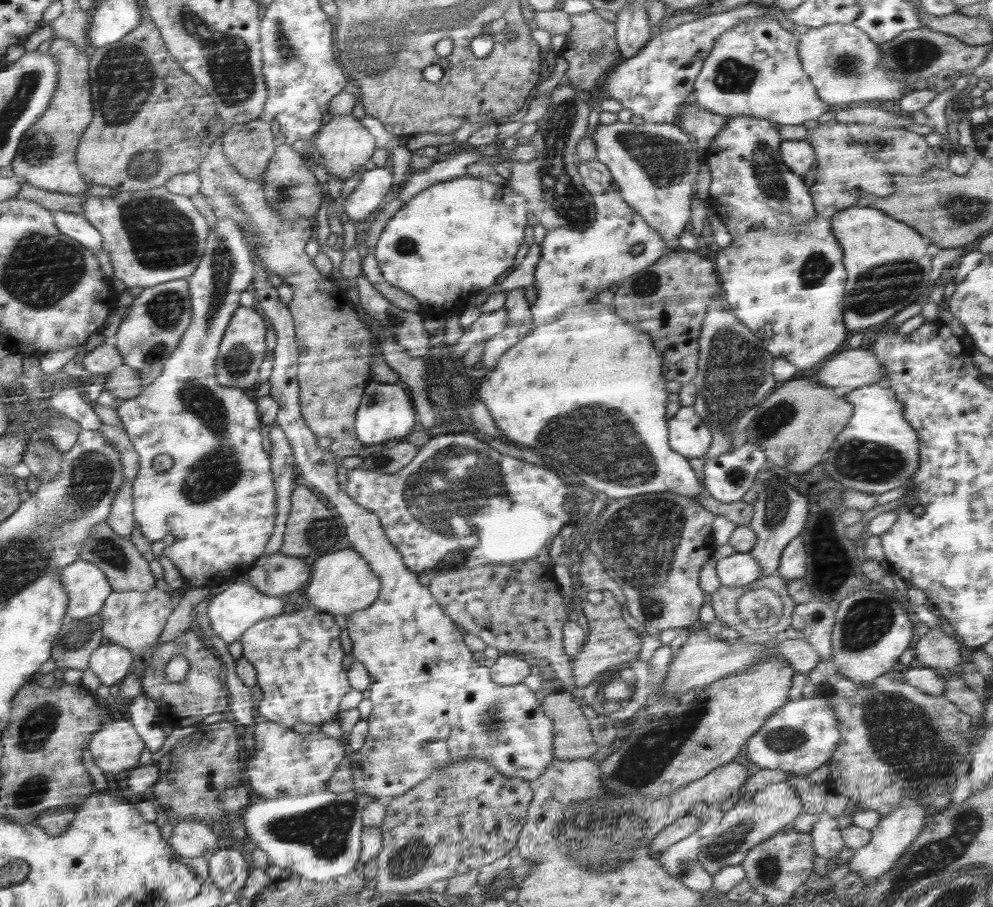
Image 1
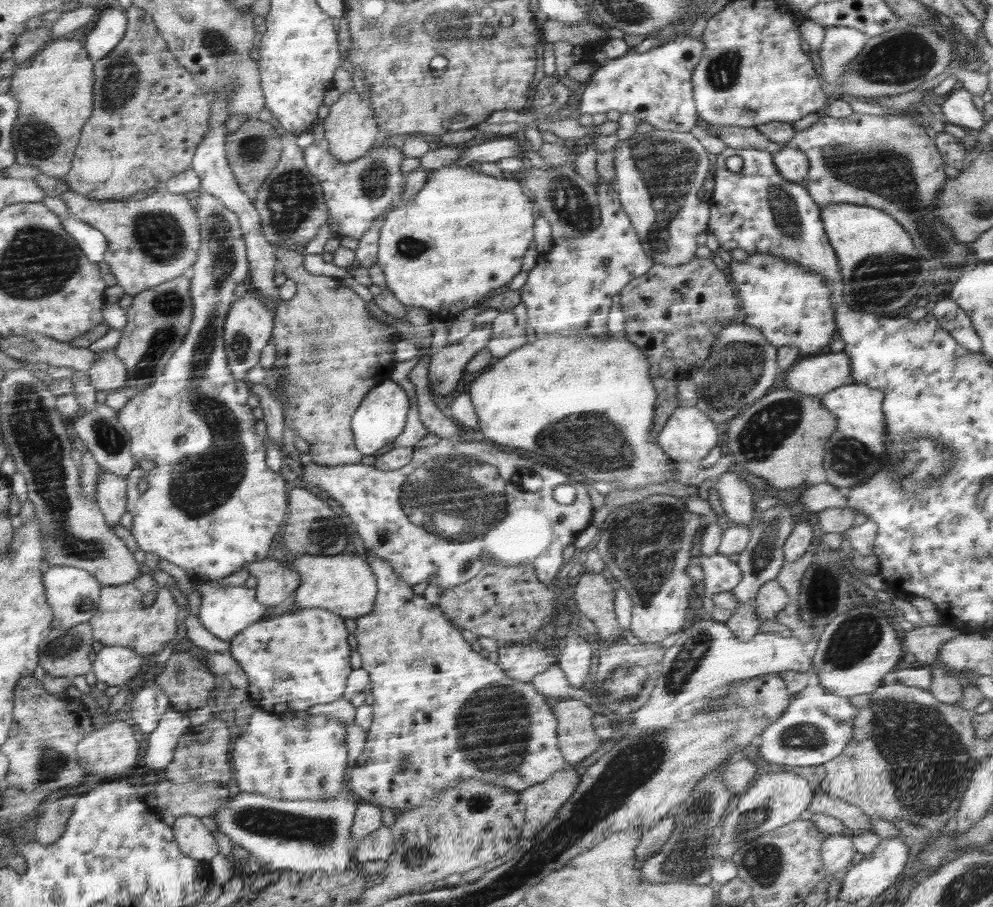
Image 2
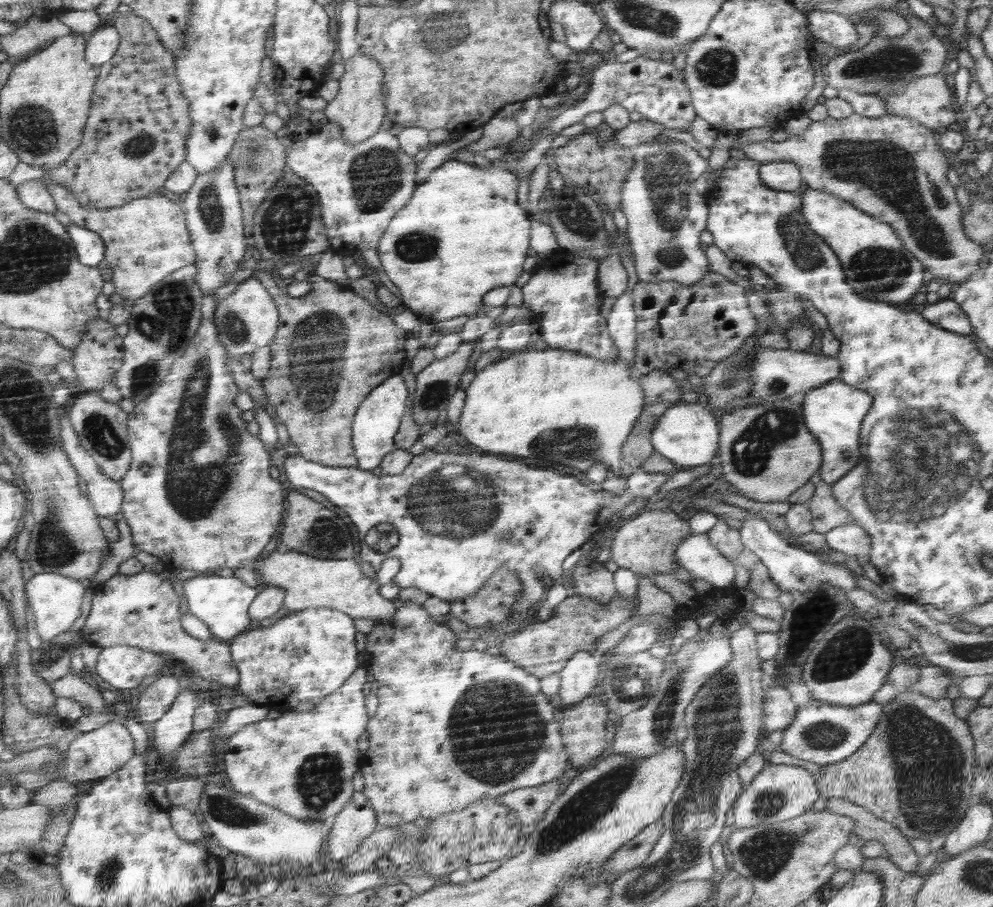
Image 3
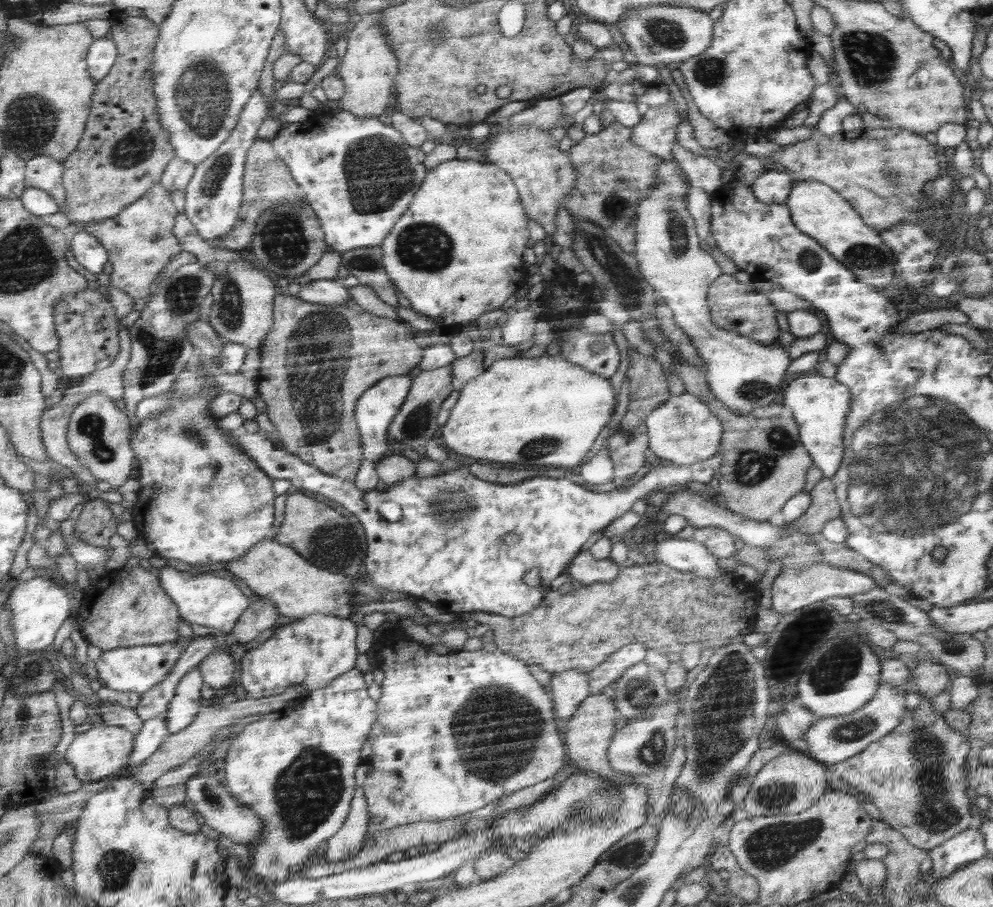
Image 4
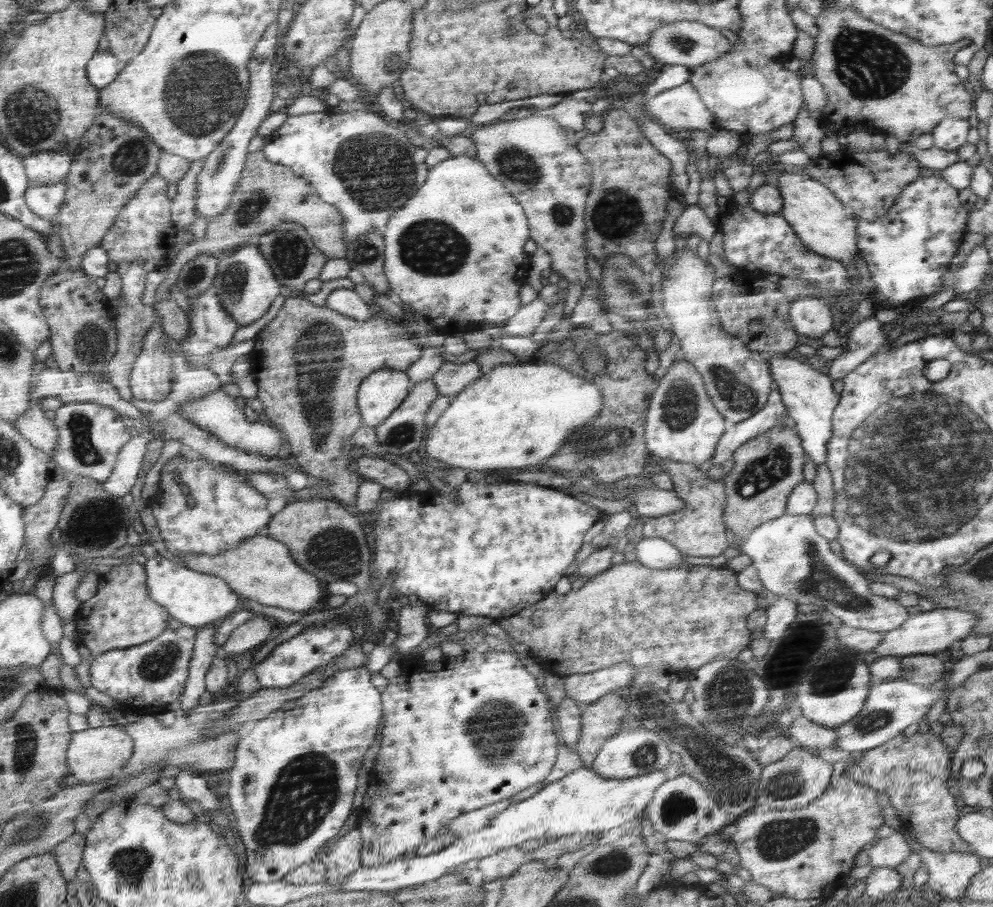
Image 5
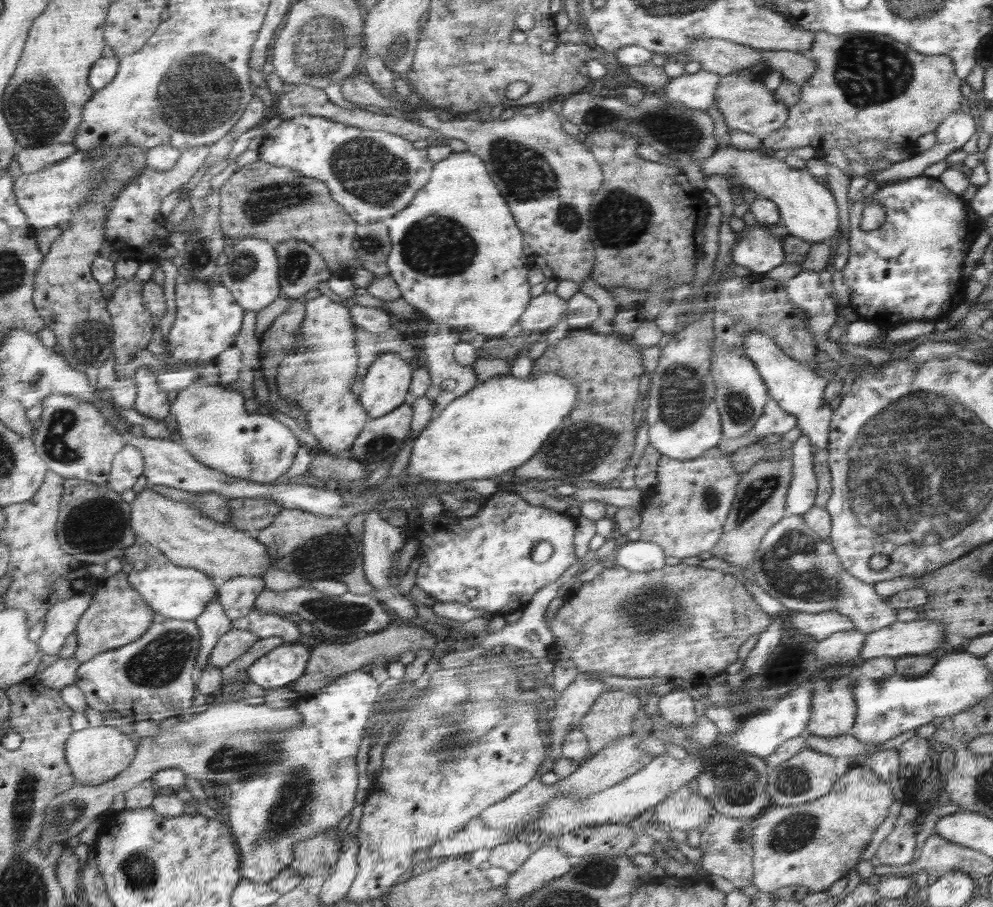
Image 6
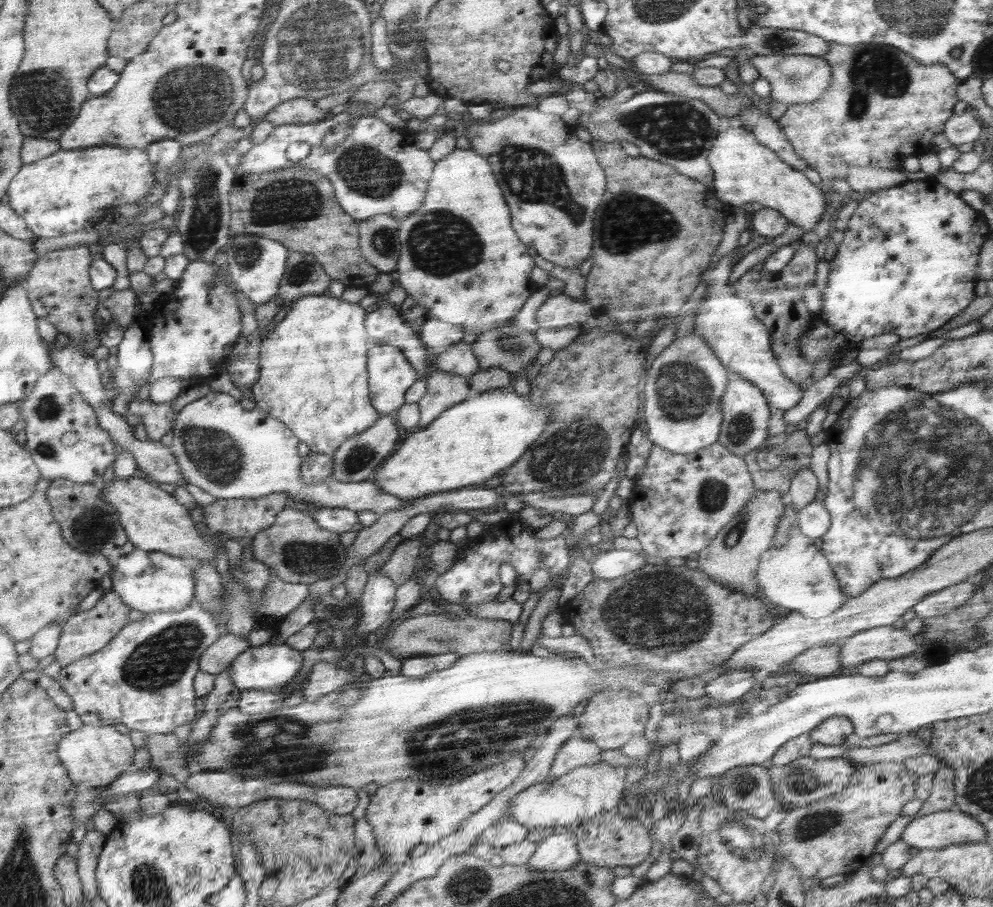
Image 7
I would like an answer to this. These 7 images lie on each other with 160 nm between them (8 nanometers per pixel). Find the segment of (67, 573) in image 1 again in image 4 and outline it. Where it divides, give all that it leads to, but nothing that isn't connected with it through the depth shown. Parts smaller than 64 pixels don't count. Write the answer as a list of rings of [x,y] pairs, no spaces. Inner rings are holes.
[[[33,578],[26,582],[18,583],[11,591],[5,602],[5,606],[11,612],[11,629],[14,633],[14,644],[19,650],[38,652],[51,651],[50,644],[54,642],[54,636],[62,622],[68,618],[68,612],[78,600],[82,598],[82,592],[68,592],[68,585],[63,580]]]

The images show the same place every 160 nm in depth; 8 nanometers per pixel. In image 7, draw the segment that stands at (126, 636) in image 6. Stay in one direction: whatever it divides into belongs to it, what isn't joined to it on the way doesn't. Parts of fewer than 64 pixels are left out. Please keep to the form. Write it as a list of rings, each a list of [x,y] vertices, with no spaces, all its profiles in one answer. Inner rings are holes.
[[[111,588],[104,593],[93,608],[74,614],[63,624],[58,646],[53,653],[55,662],[66,667],[71,665],[72,662],[79,661],[82,657],[98,653],[100,649],[106,648],[128,624],[131,624],[132,621],[128,618],[130,611],[131,607],[123,602],[122,595]]]

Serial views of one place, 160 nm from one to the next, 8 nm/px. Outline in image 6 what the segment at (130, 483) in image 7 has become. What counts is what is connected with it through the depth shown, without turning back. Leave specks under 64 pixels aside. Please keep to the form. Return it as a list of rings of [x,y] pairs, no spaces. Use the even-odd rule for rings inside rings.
[[[151,487],[136,493],[131,505],[131,528],[137,539],[163,551],[178,566],[197,568],[212,577],[251,576],[263,578],[266,569],[274,565],[266,543],[228,525],[204,518],[200,509],[186,501],[174,501],[156,493]]]

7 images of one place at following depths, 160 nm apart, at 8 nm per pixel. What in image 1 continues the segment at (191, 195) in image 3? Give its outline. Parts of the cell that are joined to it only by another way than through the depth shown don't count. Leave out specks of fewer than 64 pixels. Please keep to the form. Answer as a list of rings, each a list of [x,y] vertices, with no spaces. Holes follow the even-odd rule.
[[[228,217],[219,218],[215,223],[216,225],[212,229],[211,236],[207,238],[206,252],[203,254],[198,268],[196,268],[195,272],[188,278],[188,282],[190,282],[191,306],[193,307],[190,328],[183,334],[178,348],[174,350],[166,362],[162,374],[158,378],[155,378],[152,384],[142,388],[142,392],[140,392],[136,398],[120,401],[115,407],[118,412],[118,417],[120,417],[120,421],[122,421],[122,427],[124,427],[126,434],[130,436],[131,442],[134,444],[136,452],[139,452],[141,460],[141,469],[134,482],[132,482],[134,519],[141,534],[148,540],[162,540],[168,535],[172,535],[176,538],[176,541],[171,546],[164,548],[163,555],[172,560],[174,566],[180,571],[183,578],[182,588],[184,588],[184,590],[198,588],[198,586],[215,587],[223,582],[234,582],[238,576],[246,574],[246,572],[248,572],[248,566],[250,566],[252,562],[255,562],[258,556],[262,557],[262,552],[265,551],[266,544],[268,544],[268,540],[272,537],[277,515],[276,489],[273,474],[270,474],[270,456],[268,456],[268,454],[264,452],[264,448],[262,448],[260,418],[258,418],[258,414],[256,414],[256,404],[244,394],[244,390],[241,388],[224,388],[224,386],[220,386],[215,375],[215,364],[219,358],[219,346],[222,344],[223,334],[226,332],[226,328],[230,324],[232,316],[234,316],[240,306],[240,304],[238,304],[240,292],[244,292],[244,290],[250,286],[252,278],[255,278],[254,270],[252,270],[253,256],[250,256],[249,244],[244,242],[245,236],[242,236],[240,227]],[[162,454],[170,455],[174,464],[172,464],[172,468],[168,468],[168,470],[164,470],[164,472],[156,472],[152,467],[152,462],[154,462],[156,456]]]

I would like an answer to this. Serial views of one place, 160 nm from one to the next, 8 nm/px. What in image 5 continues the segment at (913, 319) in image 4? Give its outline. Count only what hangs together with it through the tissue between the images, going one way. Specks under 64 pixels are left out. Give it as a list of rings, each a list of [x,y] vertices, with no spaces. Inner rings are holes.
[[[875,315],[868,316],[854,326],[847,333],[847,348],[833,360],[834,372],[828,374],[832,379],[844,378],[856,369],[862,362],[866,362],[874,352],[882,347],[887,340],[888,333]]]

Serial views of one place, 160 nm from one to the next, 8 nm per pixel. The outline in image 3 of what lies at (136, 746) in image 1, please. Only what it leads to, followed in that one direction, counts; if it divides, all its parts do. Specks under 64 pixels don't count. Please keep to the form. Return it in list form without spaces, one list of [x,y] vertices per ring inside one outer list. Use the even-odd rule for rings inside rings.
[[[114,720],[99,726],[90,732],[83,732],[71,742],[65,754],[65,767],[60,770],[59,778],[62,781],[76,784],[85,780],[101,779],[110,776],[115,770],[122,768],[134,756],[134,740],[128,734],[126,726]]]

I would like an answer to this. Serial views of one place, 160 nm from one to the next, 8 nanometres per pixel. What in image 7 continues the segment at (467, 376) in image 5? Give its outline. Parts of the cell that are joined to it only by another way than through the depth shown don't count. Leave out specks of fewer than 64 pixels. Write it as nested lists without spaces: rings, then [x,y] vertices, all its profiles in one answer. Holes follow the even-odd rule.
[[[429,315],[420,327],[421,341],[425,344],[429,357],[437,357],[455,342],[462,341],[464,330],[461,326],[441,321]],[[434,367],[427,378],[427,392],[418,400],[418,430],[431,424],[450,406],[466,401],[473,394],[469,377],[449,374]]]

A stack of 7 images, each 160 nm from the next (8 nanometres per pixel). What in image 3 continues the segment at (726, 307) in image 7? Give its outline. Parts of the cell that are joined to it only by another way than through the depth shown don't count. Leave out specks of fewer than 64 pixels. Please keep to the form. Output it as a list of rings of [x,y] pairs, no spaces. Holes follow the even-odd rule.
[[[840,378],[827,385],[808,390],[805,396],[804,414],[806,424],[823,446],[823,465],[820,467],[822,482],[833,485],[848,472],[863,462],[864,439],[862,438],[863,422],[875,404],[875,396],[857,387],[849,386]]]

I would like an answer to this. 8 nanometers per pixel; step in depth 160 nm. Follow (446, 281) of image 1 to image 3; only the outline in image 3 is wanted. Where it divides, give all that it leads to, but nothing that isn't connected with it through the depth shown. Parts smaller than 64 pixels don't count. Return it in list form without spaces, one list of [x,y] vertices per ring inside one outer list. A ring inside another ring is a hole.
[[[450,160],[433,170],[432,174],[422,184],[418,185],[408,204],[402,210],[399,210],[395,214],[394,220],[390,222],[390,226],[388,226],[376,248],[384,272],[390,278],[390,282],[400,290],[406,308],[416,313],[424,323],[430,321],[434,324],[435,332],[445,332],[449,326],[454,331],[460,331],[465,324],[465,319],[480,314],[480,310],[483,308],[483,298],[487,292],[502,286],[516,286],[516,280],[521,274],[524,274],[524,262],[528,262],[528,258],[532,258],[530,232],[532,232],[533,218],[532,214],[528,214],[528,206],[526,206],[526,210],[522,210],[518,206],[517,192],[518,188],[522,188],[522,184],[523,179],[519,177],[519,174],[514,174],[501,164],[482,167],[458,160]]]

